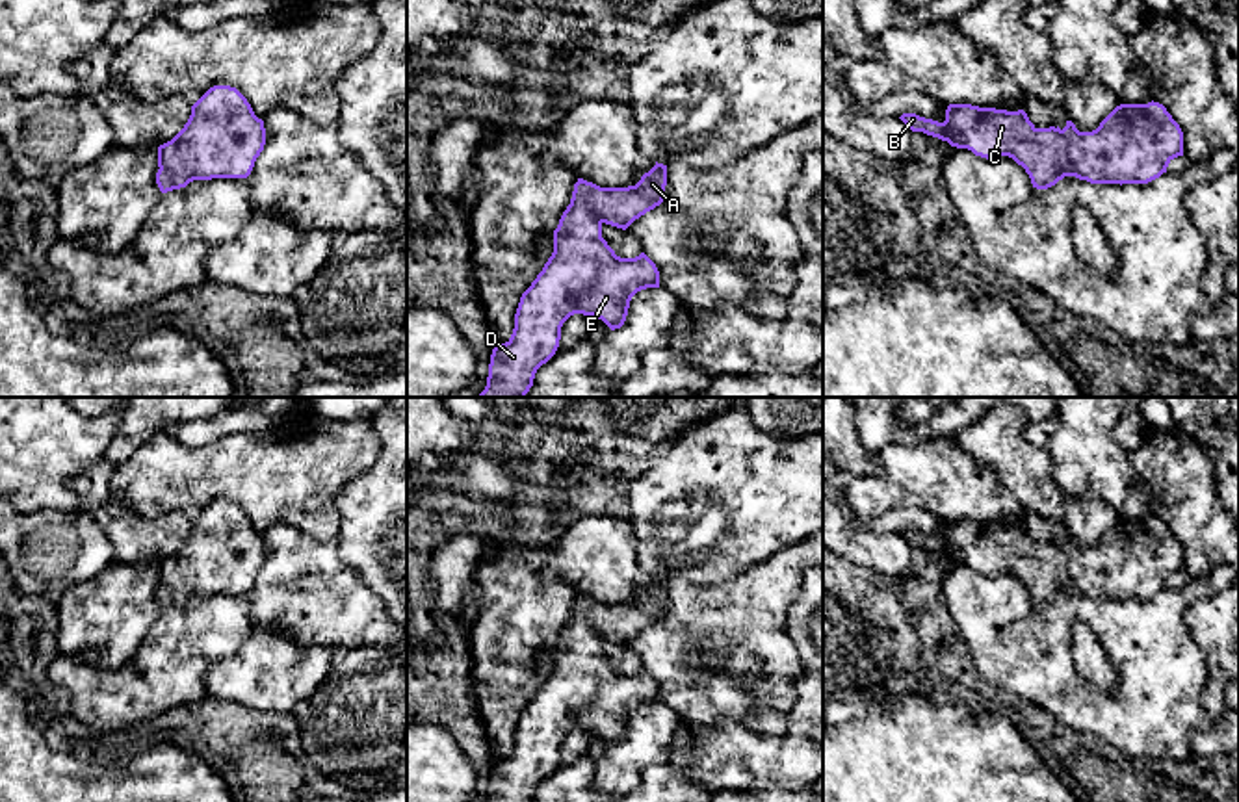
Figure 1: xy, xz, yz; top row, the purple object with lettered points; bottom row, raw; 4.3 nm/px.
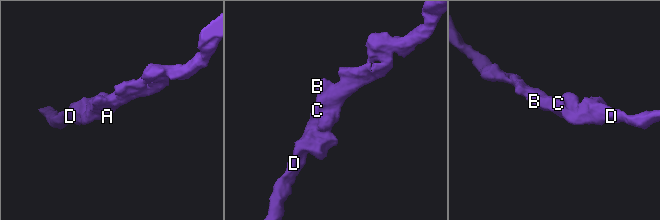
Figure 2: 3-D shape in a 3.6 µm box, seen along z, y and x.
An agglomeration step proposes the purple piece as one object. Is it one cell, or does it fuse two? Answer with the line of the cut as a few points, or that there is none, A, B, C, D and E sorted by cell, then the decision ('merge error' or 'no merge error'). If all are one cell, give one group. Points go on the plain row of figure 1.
cut none; groups A B C D E; no merge error

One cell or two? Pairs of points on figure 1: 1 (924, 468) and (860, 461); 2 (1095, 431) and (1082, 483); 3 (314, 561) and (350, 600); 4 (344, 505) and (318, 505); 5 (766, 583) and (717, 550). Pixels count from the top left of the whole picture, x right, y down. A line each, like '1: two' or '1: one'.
1: two
2: one
3: one
4: two
5: two

